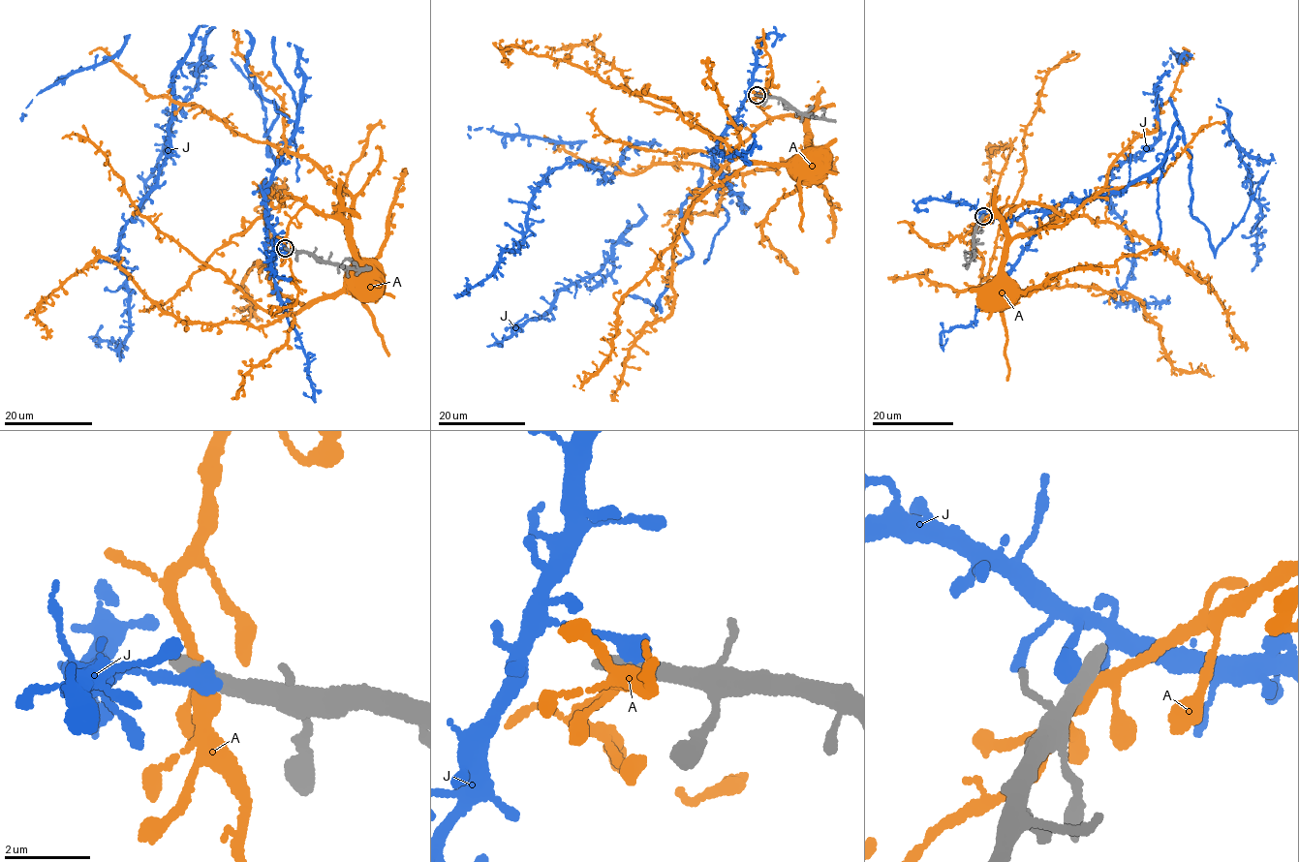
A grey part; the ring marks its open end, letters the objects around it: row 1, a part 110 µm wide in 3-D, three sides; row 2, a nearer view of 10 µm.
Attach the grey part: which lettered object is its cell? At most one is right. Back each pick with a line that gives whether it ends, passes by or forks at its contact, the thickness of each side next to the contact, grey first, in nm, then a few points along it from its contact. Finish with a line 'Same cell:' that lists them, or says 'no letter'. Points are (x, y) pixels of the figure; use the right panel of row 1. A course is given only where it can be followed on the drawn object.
Same cell: no letter

